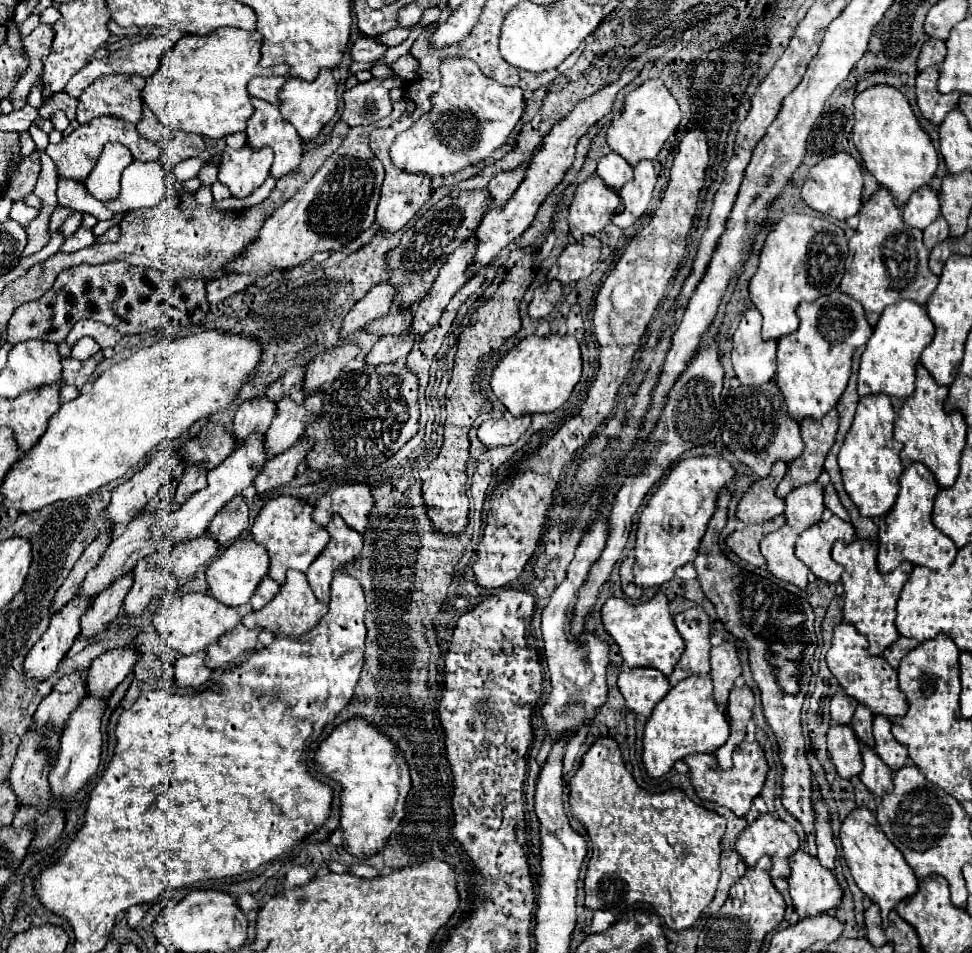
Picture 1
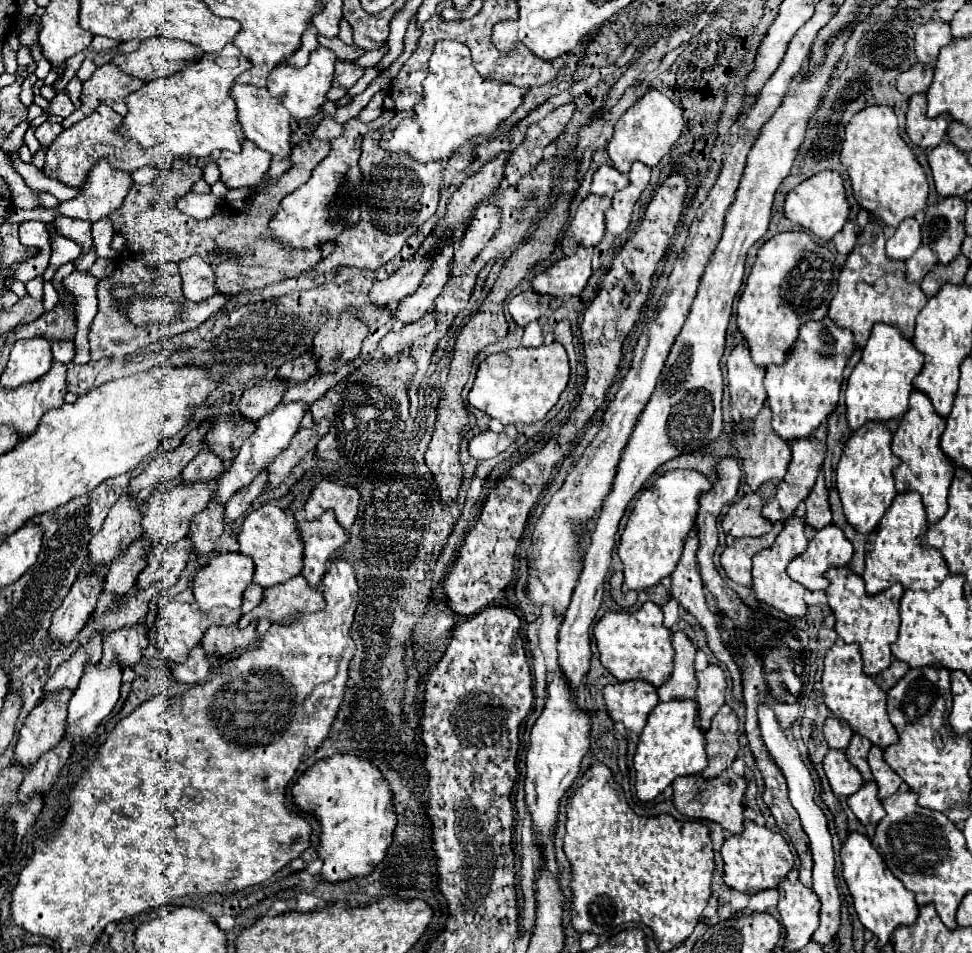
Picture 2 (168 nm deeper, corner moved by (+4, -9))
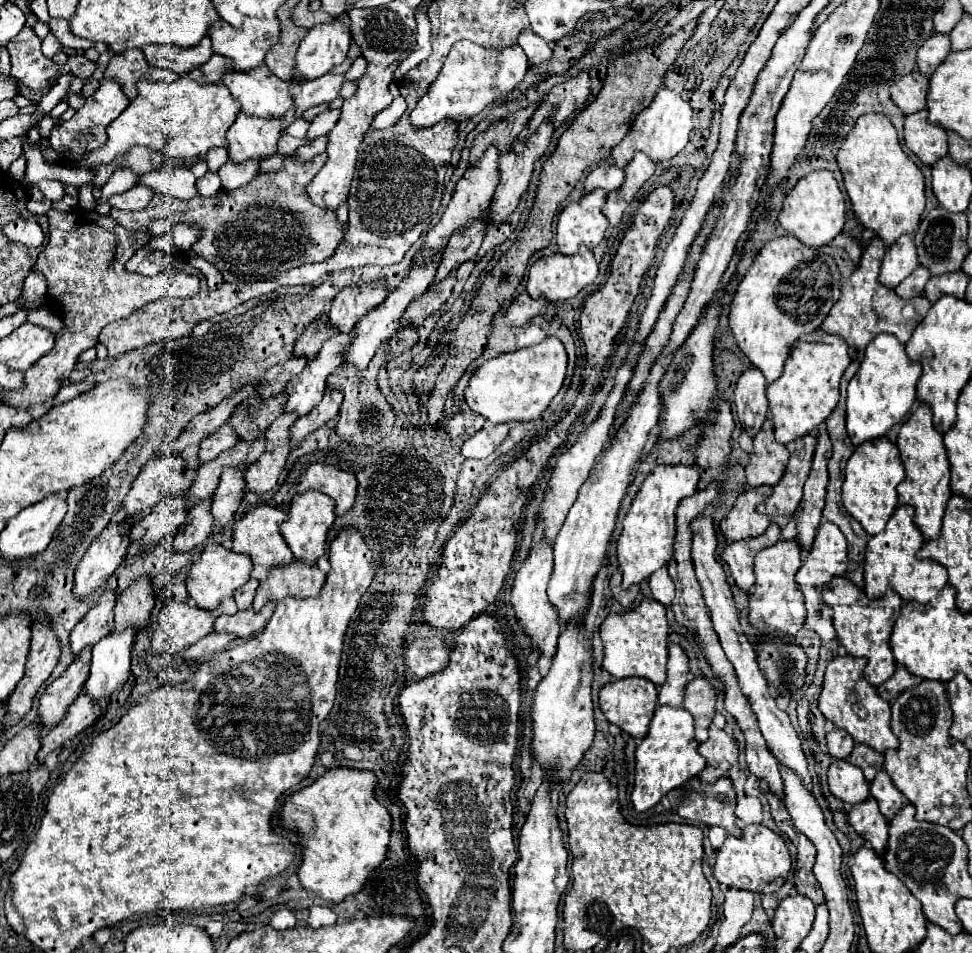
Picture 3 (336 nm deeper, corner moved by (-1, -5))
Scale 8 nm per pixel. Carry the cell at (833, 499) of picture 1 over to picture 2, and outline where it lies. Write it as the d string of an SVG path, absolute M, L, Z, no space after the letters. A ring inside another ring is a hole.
M824 472L818 474L816 486L806 498L806 518L804 522L812 526L814 530L820 530L828 524L832 524L832 514L830 514L830 504L828 504L828 490L824 486Z

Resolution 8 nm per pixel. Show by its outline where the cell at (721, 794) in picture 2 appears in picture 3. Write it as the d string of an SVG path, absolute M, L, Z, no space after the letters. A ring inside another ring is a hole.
M699 778L689 780L689 784L685 788L677 788L673 792L667 794L671 808L685 820L695 820L695 822L703 822L707 826L721 826L723 830L727 830L727 834L733 836L741 836L741 828L737 826L737 816L735 816L735 802L737 802L737 794L735 794L735 786L731 778L719 778L715 784L703 782Z

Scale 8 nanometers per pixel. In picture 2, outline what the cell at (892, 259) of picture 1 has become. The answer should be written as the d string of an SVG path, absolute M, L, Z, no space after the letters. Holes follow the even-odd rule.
M870 222L862 234L858 236L856 248L850 252L840 278L838 278L838 292L830 302L828 318L834 320L836 326L846 328L854 334L856 348L864 348L868 342L868 336L872 332L872 326L882 322L896 326L908 340L914 334L914 324L918 312L926 306L928 298L920 290L918 284L908 284L904 274L904 262L894 262L886 256L884 250L884 234L882 226L876 222Z

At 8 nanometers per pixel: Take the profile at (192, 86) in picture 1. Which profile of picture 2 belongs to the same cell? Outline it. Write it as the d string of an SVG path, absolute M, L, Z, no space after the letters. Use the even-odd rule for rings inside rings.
M226 44L214 54L202 54L196 64L184 66L172 78L150 80L132 92L126 98L128 114L120 128L116 128L116 134L136 140L144 148L166 144L174 156L202 158L222 150L240 152L240 138L244 134L236 116L236 104L230 98L230 88L236 76L248 68L250 62L234 44Z

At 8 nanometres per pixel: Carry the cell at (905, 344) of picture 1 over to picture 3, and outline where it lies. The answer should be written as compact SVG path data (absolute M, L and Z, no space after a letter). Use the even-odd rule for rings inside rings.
M887 332L877 334L865 350L865 358L847 386L847 434L853 446L885 436L917 402L915 384L921 376L921 364L911 360L905 344Z

